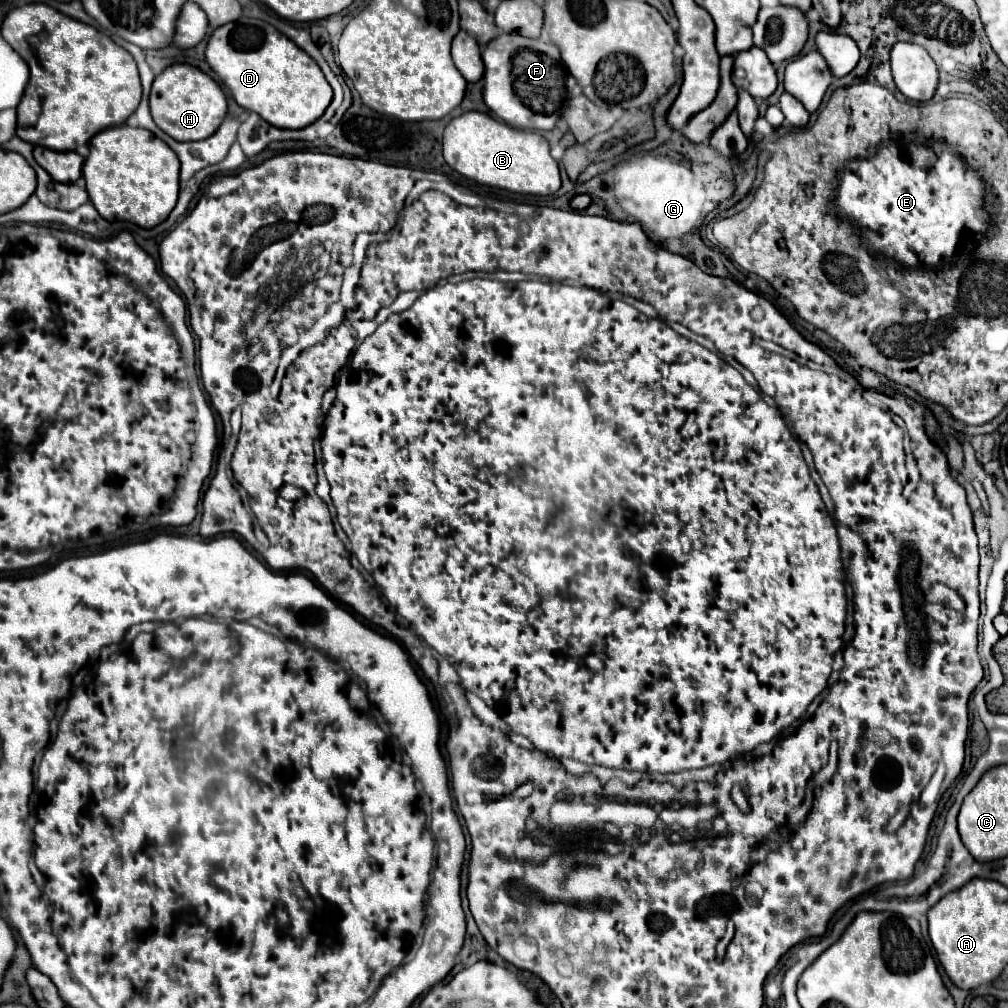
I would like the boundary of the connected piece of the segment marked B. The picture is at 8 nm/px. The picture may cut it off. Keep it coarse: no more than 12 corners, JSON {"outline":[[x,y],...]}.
{"outline":[[465,112],[443,158],[491,188],[549,196],[559,166],[539,132]]}

